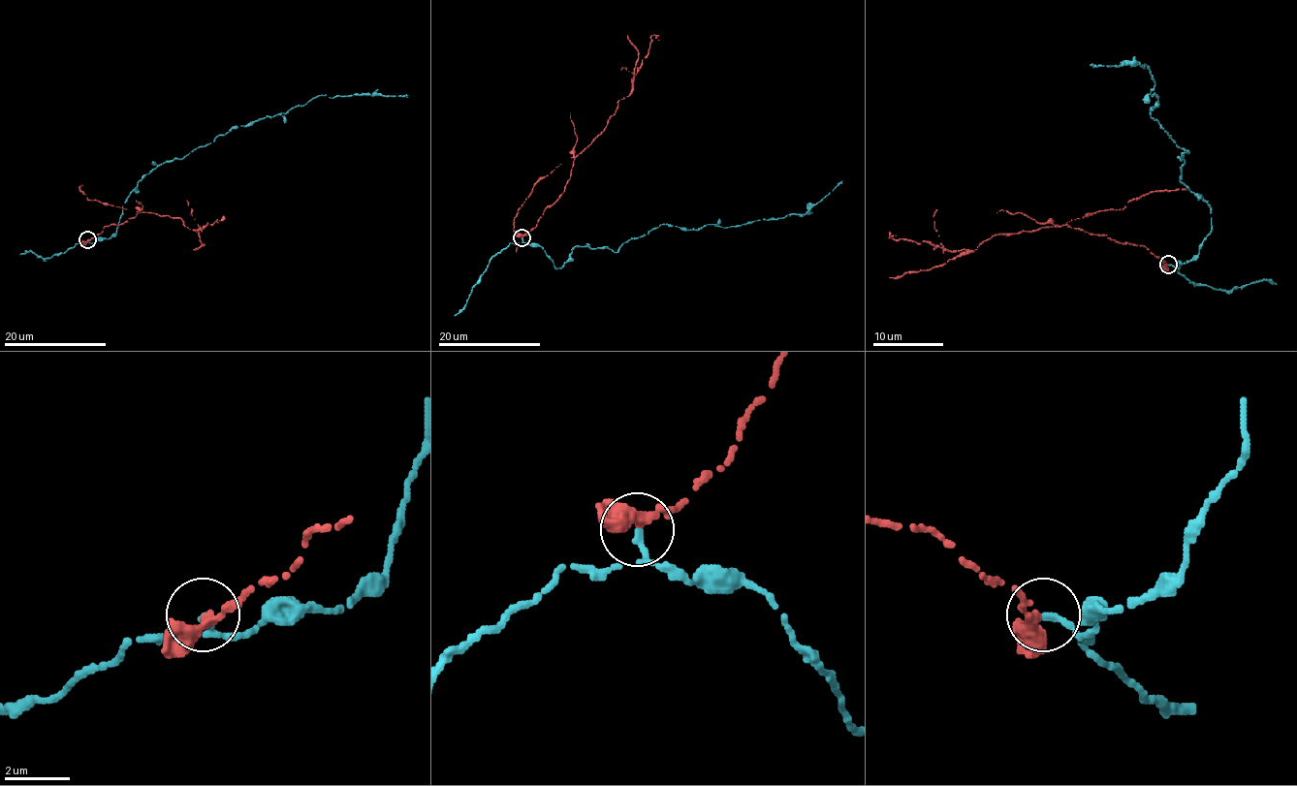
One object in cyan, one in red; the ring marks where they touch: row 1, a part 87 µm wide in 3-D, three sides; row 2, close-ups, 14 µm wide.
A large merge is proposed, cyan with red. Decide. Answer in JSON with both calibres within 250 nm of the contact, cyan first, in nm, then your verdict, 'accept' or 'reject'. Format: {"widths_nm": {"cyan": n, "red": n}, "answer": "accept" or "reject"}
{"widths_nm": {"cyan": 220, "red": 280}, "answer": "reject"}

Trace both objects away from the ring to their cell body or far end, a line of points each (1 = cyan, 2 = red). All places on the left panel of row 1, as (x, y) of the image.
1: (87, 239), (116, 233), (123, 205), (142, 178), (233, 128), (320, 95), (408, 97)
2: (87, 239), (105, 226), (133, 218), (140, 210), (178, 217), (186, 227), (198, 231), (225, 218)

